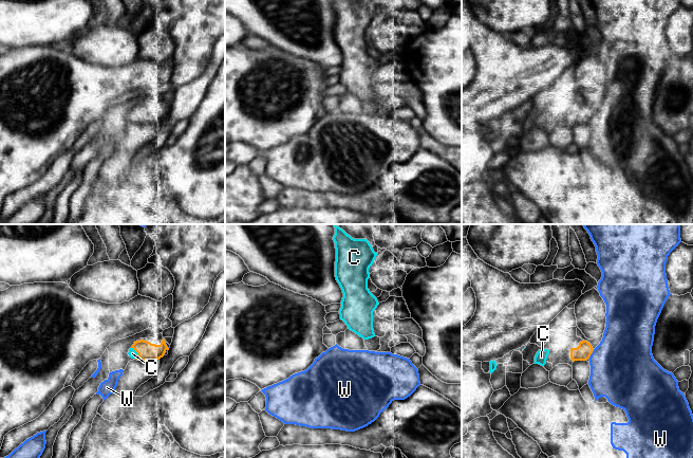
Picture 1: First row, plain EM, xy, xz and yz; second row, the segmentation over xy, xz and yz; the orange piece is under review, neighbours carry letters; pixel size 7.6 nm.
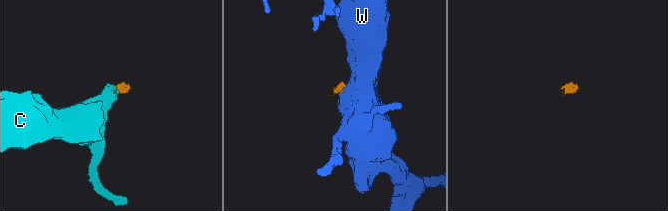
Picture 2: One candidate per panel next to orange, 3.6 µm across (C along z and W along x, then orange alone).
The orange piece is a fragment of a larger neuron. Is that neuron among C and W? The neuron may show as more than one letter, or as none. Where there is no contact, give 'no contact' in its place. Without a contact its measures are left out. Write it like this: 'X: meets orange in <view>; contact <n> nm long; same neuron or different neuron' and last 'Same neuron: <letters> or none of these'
C: meets orange in xy; contact 100 nm long; same neuron
W: meets orange in yz; contact 90 nm long; different neuron
Same neuron: C

